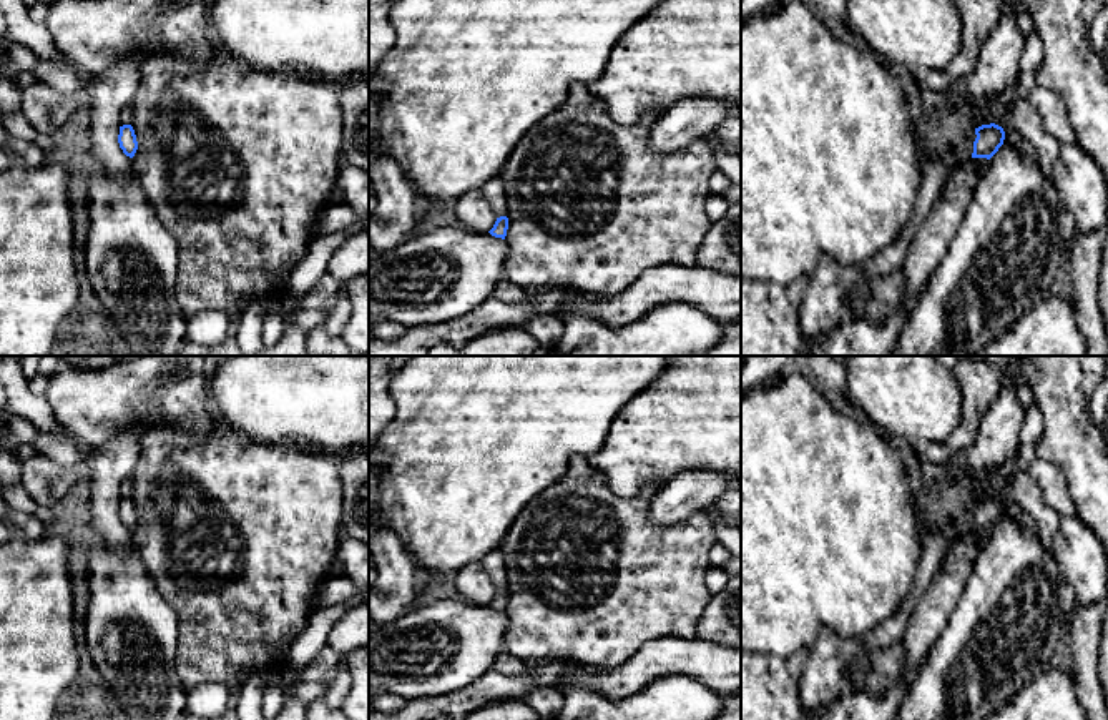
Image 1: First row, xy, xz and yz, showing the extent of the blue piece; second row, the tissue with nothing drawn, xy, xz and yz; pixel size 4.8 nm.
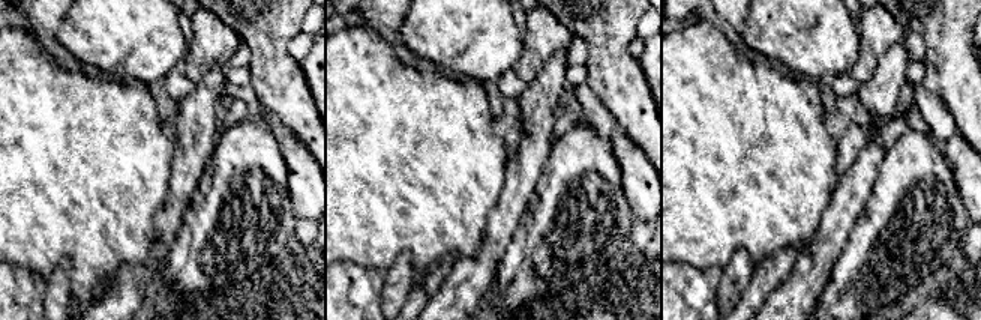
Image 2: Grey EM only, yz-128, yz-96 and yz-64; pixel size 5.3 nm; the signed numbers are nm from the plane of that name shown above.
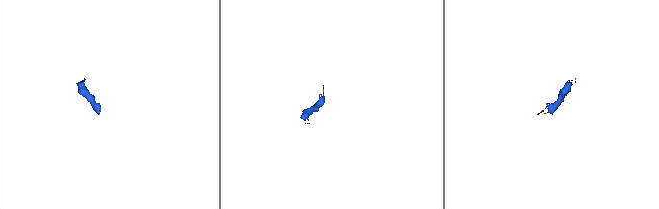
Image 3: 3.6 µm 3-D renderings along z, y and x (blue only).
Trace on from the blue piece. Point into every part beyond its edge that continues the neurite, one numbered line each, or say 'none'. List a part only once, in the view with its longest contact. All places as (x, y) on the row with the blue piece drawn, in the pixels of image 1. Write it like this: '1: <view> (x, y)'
1: yz (936, 173)

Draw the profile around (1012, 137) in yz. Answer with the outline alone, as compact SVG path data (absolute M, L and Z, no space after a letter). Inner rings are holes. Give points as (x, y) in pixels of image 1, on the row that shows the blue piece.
M1002 126L1003 131L1005 131L1005 140L1003 140L1003 145L1010 145L1013 146L1015 150L1018 150L1020 153L1033 153L1035 148L1027 143L1018 131L1015 130L1010 130L1010 128L1005 128Z

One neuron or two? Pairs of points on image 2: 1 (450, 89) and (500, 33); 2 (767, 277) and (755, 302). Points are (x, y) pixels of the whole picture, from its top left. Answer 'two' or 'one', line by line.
1: two
2: one

